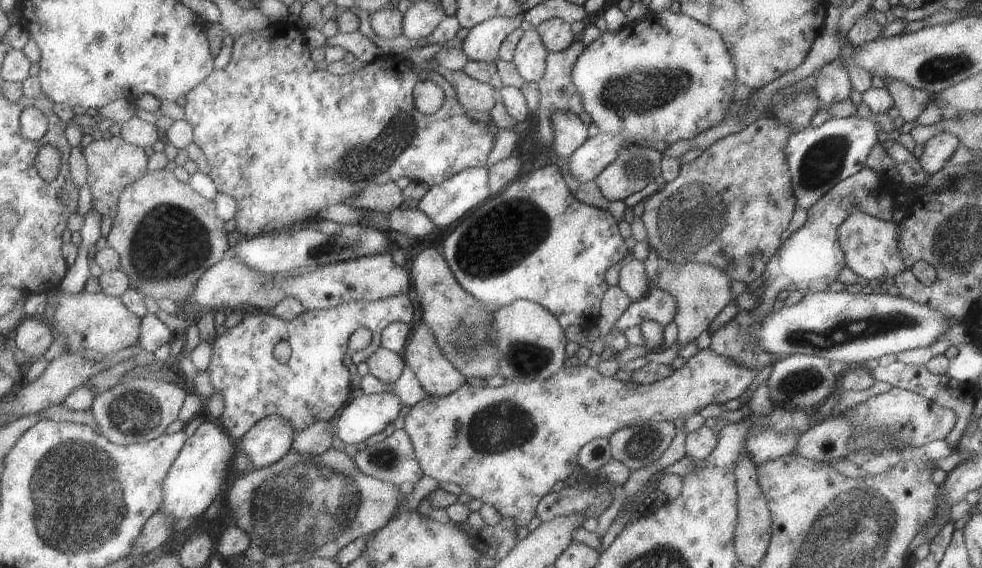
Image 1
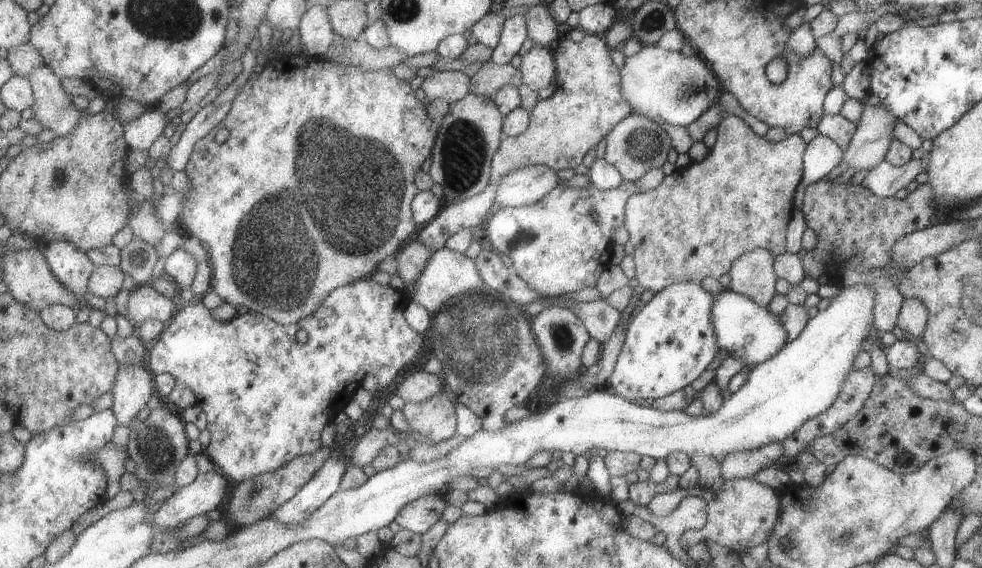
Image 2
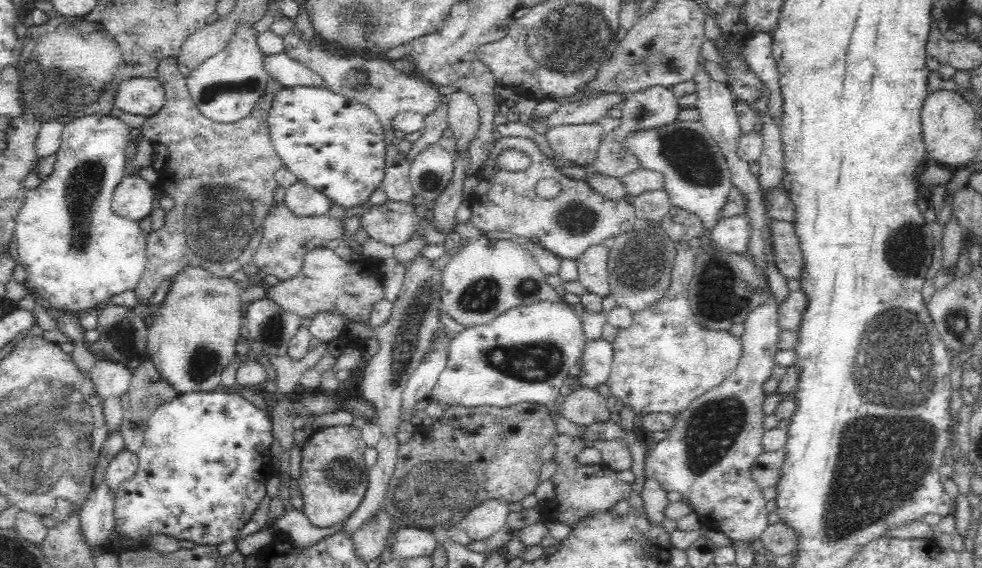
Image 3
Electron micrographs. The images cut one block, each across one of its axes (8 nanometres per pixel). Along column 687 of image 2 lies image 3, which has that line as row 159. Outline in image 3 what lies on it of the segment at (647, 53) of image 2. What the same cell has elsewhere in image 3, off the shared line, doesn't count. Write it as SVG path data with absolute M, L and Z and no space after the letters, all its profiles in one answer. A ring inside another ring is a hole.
M86 114L84 116L80 116L78 120L72 120L72 122L63 125L61 144L58 152L56 153L53 172L45 177L39 186L28 190L24 202L18 211L14 234L14 238L16 239L18 245L17 260L25 270L29 284L33 286L42 298L47 300L49 304L57 310L68 310L75 313L79 310L92 309L99 303L112 298L112 296L116 296L116 294L122 294L122 292L126 292L126 290L134 290L138 282L140 282L140 278L142 278L142 273L146 266L145 248L147 236L142 231L138 221L128 221L123 219L122 216L118 216L114 213L113 208L111 207L114 188L120 184L120 180L122 180L122 178L126 175L124 173L124 164L126 164L125 150L130 137L130 127L121 119L118 119L110 114L108 114L108 116Z

